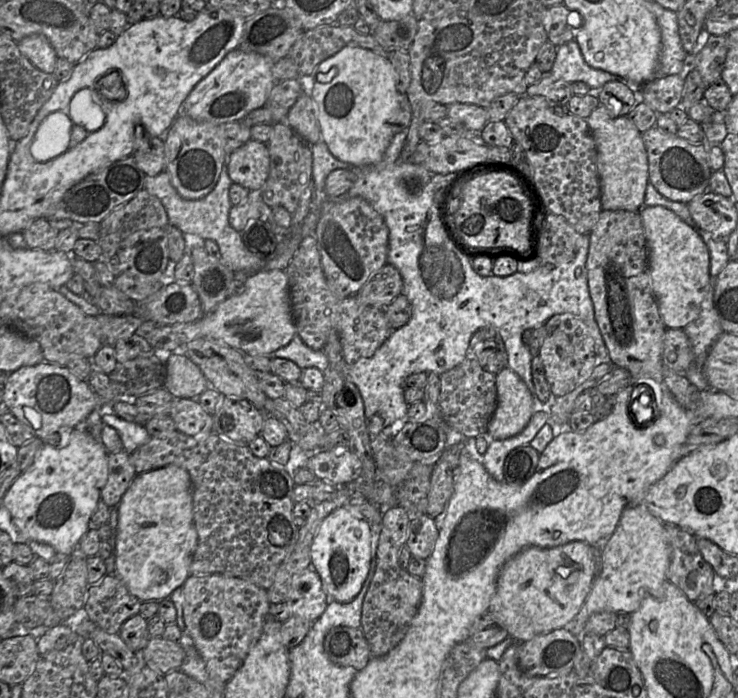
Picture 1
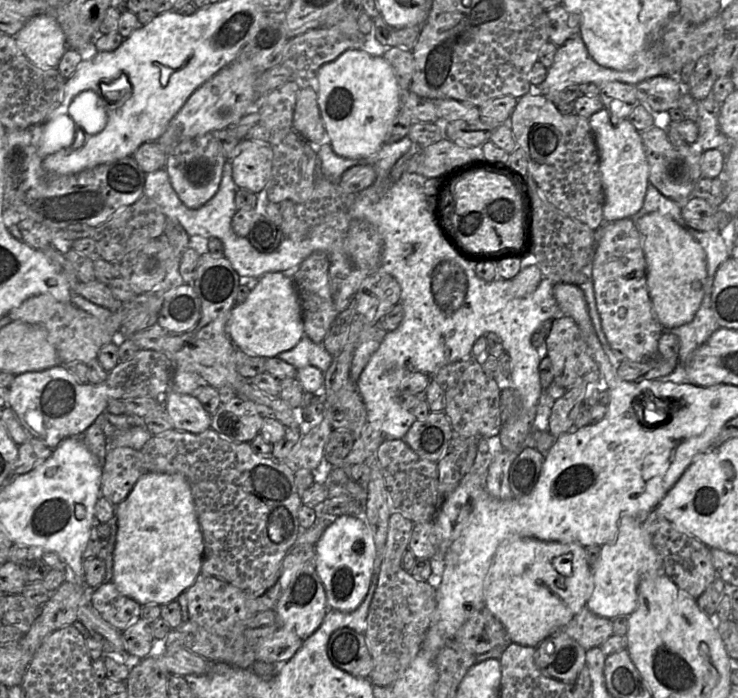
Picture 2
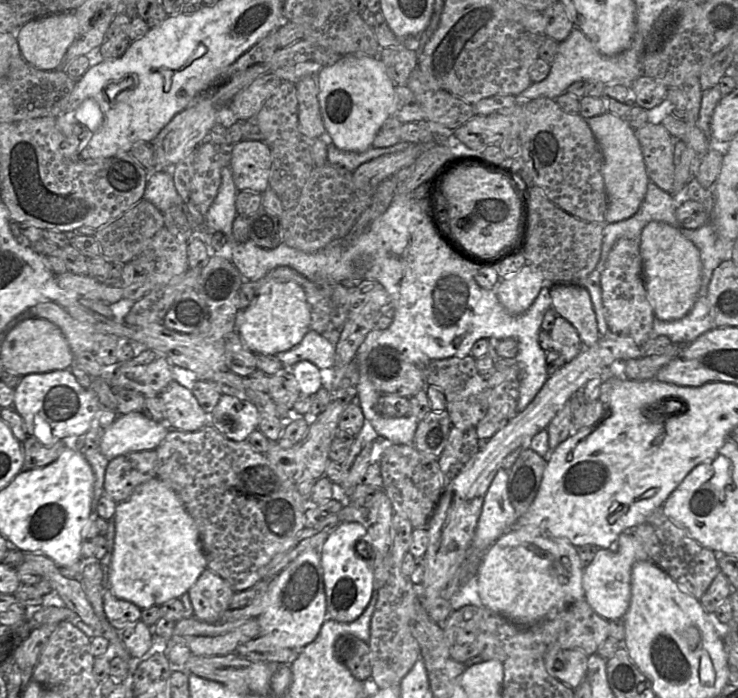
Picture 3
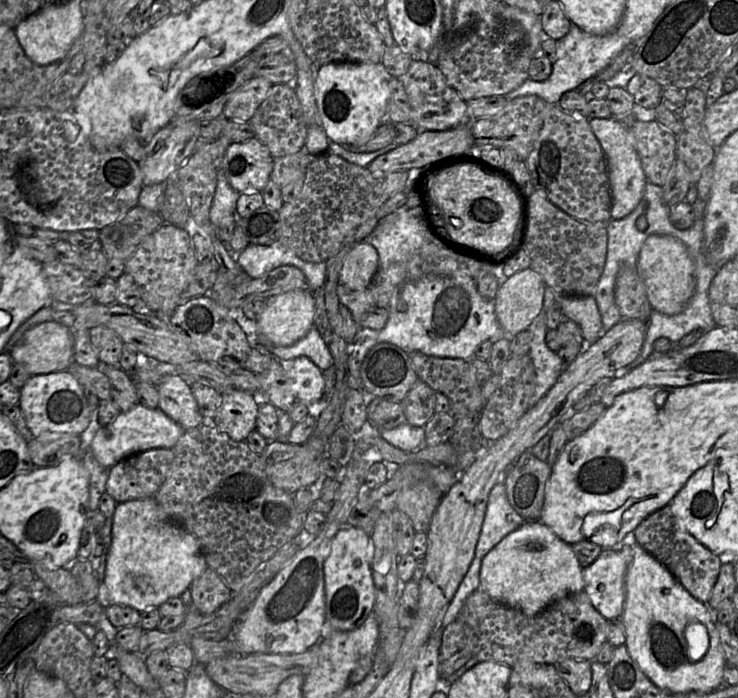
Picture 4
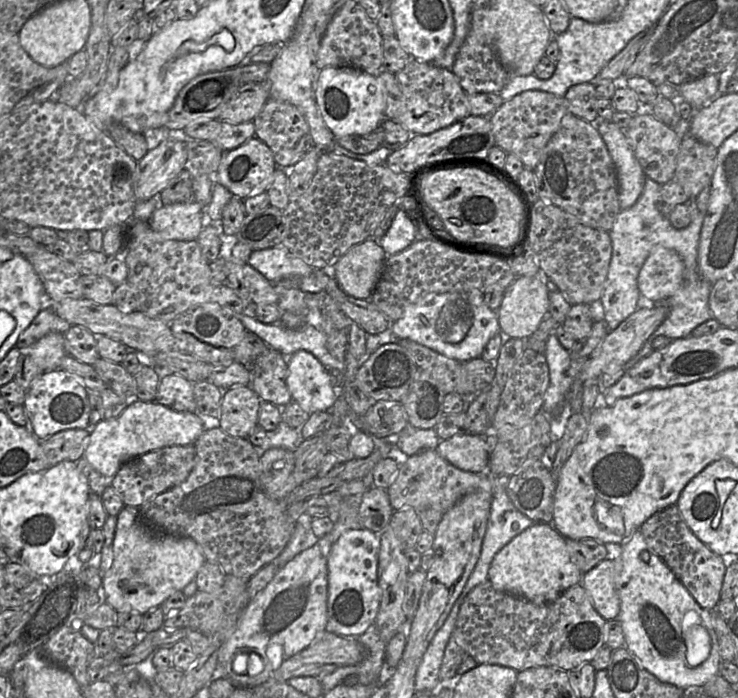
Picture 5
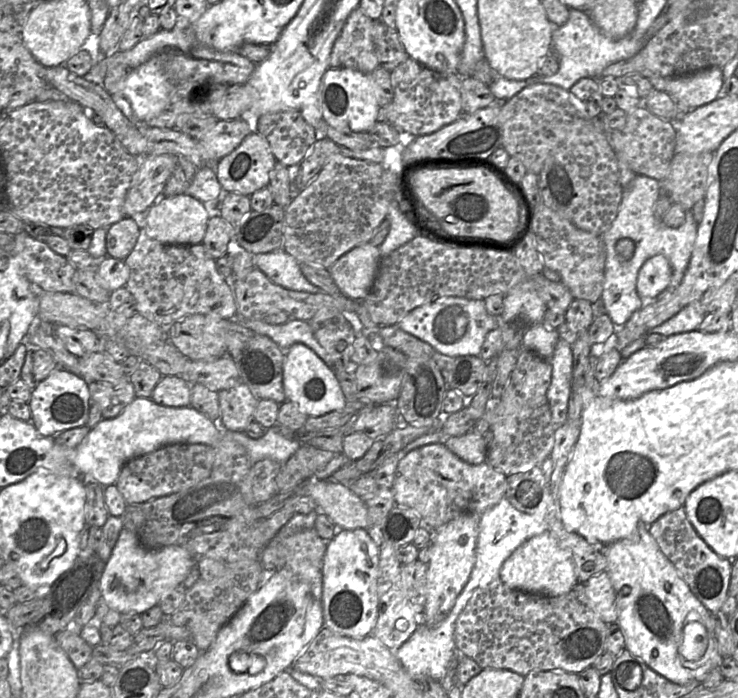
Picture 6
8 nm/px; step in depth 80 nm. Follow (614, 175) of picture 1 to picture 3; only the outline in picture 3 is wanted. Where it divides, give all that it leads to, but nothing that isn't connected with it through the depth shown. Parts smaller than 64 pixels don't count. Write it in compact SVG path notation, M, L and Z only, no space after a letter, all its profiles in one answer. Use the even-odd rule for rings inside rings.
M611 112L587 121L603 155L603 178L608 198L605 221L615 223L626 220L640 208L650 182L635 130L623 118Z

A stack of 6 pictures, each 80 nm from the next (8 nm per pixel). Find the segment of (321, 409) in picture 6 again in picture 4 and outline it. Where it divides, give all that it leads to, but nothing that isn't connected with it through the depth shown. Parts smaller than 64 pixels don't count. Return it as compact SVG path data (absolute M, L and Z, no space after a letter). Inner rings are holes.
M297 357L289 364L289 370L297 400L313 405L322 398L325 389L323 371L308 357Z

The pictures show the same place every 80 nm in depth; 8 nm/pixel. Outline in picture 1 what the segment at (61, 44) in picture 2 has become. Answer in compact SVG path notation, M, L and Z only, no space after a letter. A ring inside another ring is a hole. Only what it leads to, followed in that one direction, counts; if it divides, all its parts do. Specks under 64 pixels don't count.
M33 34L17 43L20 52L33 65L45 73L54 74L58 56L45 36Z

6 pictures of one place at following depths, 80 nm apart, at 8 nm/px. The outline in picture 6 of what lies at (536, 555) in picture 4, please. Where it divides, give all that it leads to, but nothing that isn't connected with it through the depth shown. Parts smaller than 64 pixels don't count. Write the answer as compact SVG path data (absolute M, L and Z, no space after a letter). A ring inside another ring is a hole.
M549 531L534 536L519 546L503 563L499 578L512 589L552 597L566 594L579 582L571 554L559 546Z

